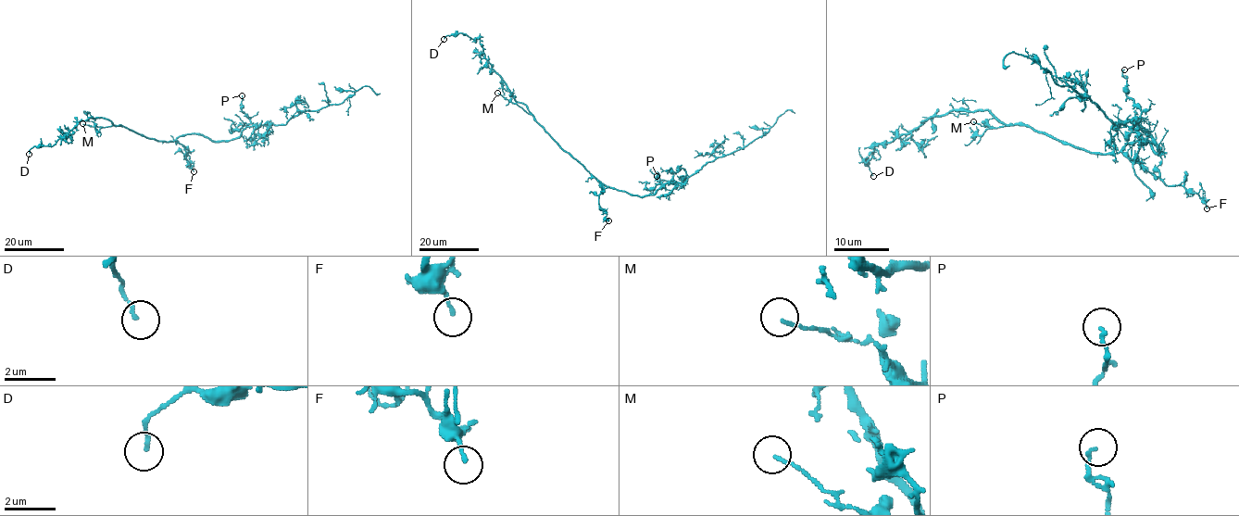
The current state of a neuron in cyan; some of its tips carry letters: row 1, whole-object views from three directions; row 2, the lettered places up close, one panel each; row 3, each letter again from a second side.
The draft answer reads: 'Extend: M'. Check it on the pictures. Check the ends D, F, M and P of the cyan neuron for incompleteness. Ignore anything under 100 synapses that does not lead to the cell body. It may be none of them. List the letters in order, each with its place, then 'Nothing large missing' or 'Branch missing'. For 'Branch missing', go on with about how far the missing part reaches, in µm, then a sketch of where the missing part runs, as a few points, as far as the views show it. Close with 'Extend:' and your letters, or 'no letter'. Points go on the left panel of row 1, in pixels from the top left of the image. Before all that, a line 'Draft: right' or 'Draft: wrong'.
Draft: wrong
D: Place: (29, 154). Nothing large missing
F: Place: (193, 171). Nothing large missing
M: Place: (82, 123). Nothing large missing
P: Place: (242, 95). Nothing large missing
Extend: no letter

